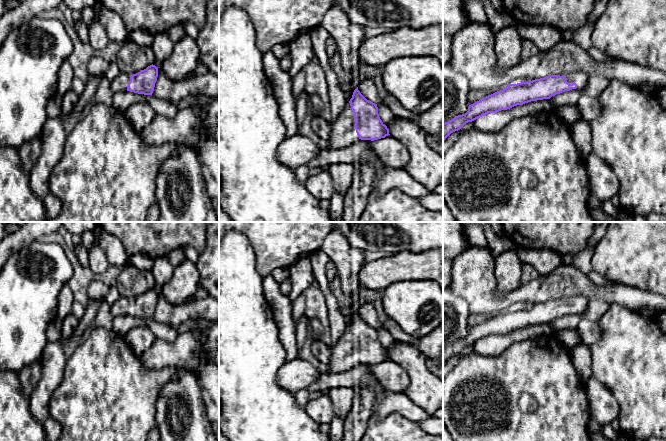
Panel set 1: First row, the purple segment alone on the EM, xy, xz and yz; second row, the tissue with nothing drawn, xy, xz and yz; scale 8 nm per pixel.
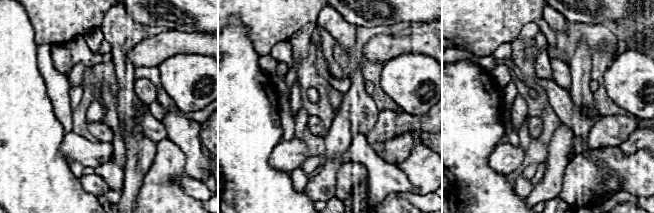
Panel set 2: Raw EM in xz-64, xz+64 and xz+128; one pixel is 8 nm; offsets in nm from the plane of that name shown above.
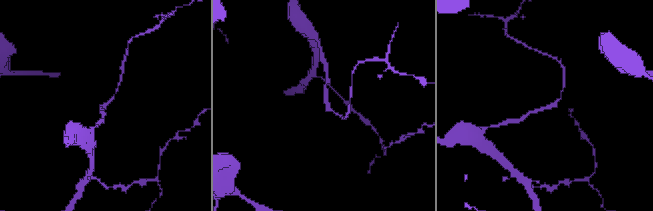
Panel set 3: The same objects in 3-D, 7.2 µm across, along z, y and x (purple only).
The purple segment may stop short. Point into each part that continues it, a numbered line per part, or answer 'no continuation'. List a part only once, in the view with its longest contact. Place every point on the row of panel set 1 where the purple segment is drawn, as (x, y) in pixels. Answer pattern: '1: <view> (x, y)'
1: xz (343, 134)

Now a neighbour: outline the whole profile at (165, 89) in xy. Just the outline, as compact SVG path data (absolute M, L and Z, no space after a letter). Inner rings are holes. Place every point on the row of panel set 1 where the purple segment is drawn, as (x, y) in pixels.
M155 58L153 65L158 68L158 77L152 93L155 98L175 104L186 96L192 95L183 82L167 78L161 69L161 61Z

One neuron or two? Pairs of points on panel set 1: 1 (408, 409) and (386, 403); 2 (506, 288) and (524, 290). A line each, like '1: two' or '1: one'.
1: one
2: two

